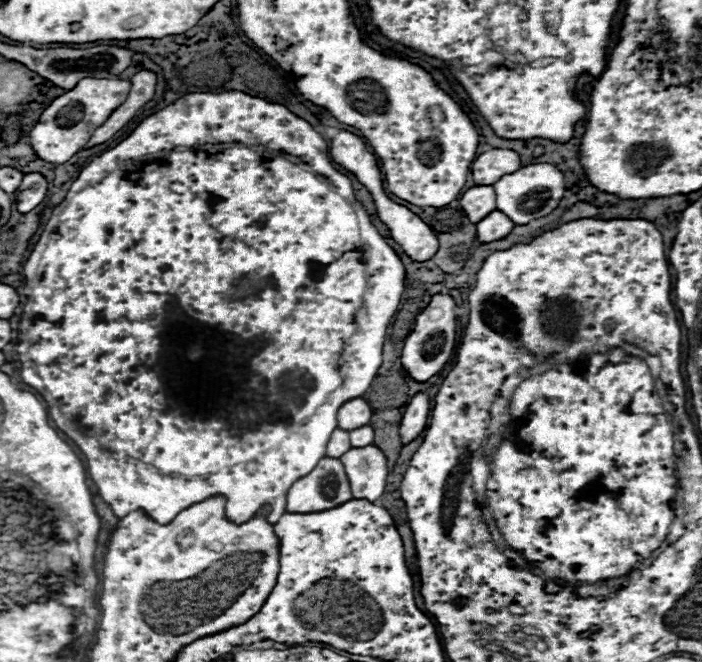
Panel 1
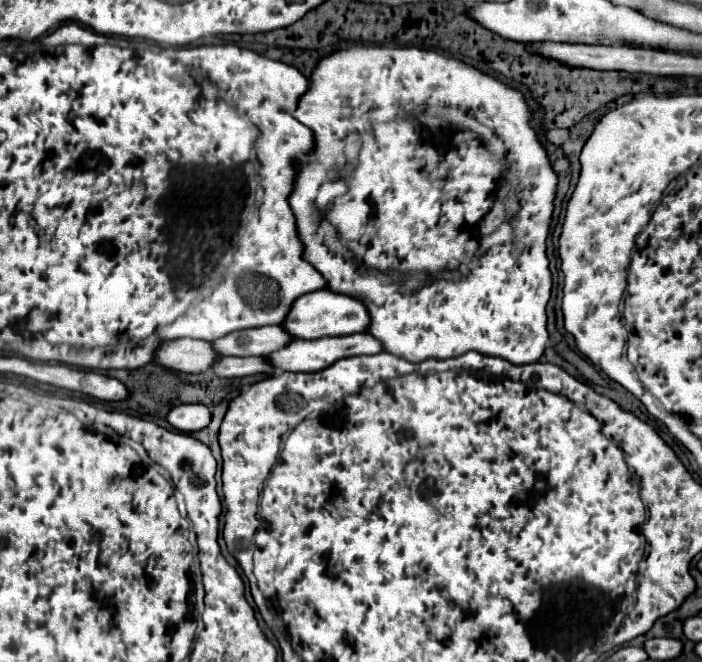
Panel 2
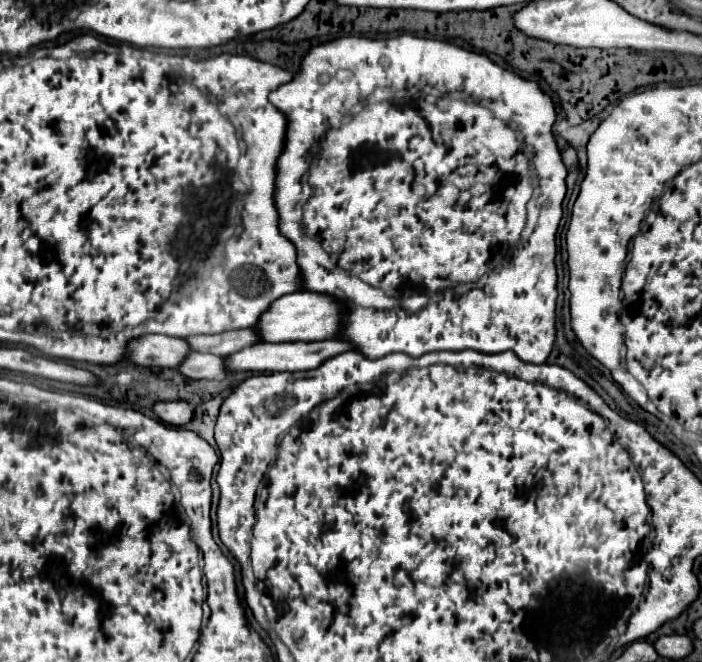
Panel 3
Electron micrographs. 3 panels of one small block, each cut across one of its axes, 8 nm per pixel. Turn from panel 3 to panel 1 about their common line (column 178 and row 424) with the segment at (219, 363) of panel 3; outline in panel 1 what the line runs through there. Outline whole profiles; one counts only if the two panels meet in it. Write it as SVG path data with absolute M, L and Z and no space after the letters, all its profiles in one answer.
M366 424L364 428L356 428L350 432L350 442L352 448L360 448L360 446L368 446L374 442L374 428L370 424Z

